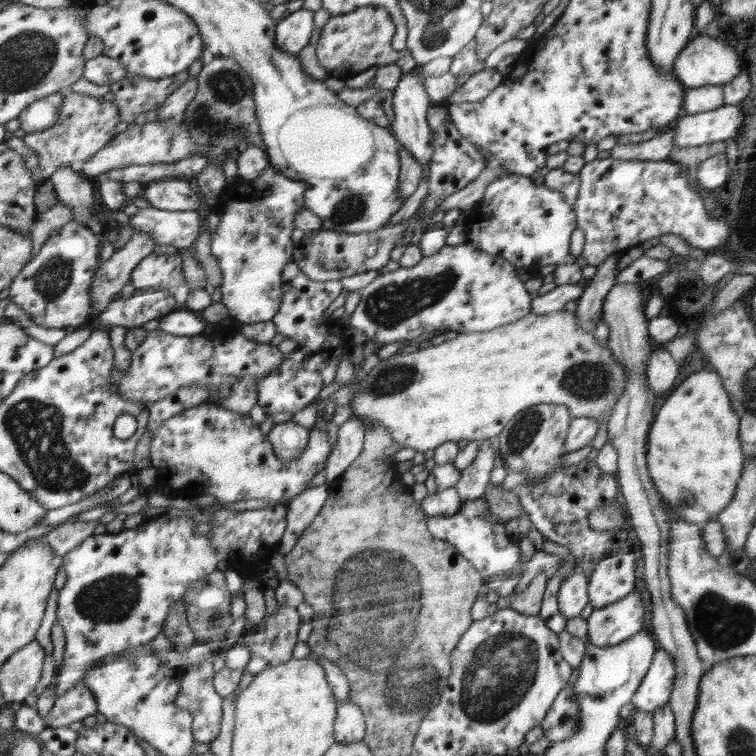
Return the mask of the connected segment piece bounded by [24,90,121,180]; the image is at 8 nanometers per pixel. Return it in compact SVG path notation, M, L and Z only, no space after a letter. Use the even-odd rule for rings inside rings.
M69 90L64 94L64 101L58 113L58 120L47 131L29 133L24 140L39 156L39 164L43 169L43 179L50 179L58 168L80 170L86 159L96 155L114 137L114 128L120 122L118 107L112 102L98 100L93 94L76 93Z

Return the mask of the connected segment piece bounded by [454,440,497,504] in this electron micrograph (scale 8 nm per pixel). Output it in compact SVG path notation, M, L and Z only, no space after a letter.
M494 440L482 441L476 459L461 471L462 478L454 484L454 488L462 501L478 500L485 493L491 471L497 465L496 445Z

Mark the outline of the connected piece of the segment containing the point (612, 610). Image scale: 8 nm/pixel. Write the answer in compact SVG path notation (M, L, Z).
M634 591L604 608L594 608L587 618L587 637L594 646L613 647L642 630L644 608Z

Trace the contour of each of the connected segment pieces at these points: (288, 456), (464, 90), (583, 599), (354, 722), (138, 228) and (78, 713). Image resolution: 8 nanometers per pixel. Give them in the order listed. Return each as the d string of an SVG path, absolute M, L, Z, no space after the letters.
M292 421L276 424L270 430L270 443L282 462L297 460L309 440L309 430Z
M487 68L470 77L459 89L448 97L450 104L472 102L483 99L496 88L504 78L496 69Z
M574 570L564 582L558 592L558 608L568 618L577 618L580 612L588 606L588 576L584 571Z
M351 700L338 702L336 723L333 727L337 742L360 742L365 735L365 715L363 710Z
M154 207L138 209L126 222L134 232L146 232L156 244L189 248L201 234L201 211L168 211Z
M80 683L56 697L53 709L46 715L45 722L48 728L56 728L86 719L97 712L97 699L93 691Z

